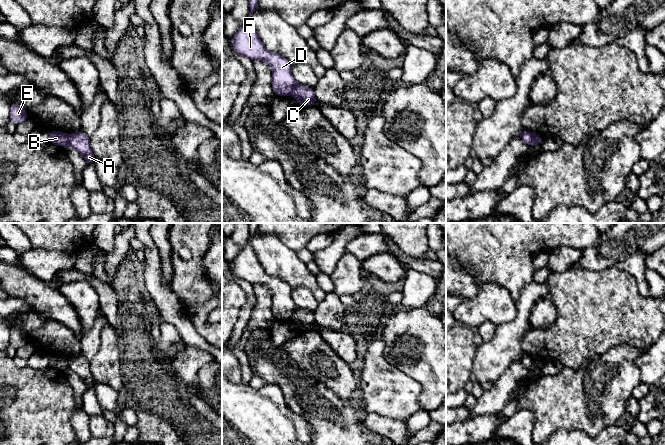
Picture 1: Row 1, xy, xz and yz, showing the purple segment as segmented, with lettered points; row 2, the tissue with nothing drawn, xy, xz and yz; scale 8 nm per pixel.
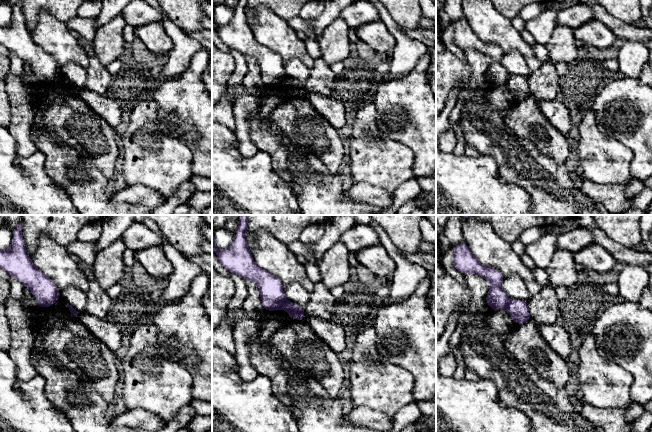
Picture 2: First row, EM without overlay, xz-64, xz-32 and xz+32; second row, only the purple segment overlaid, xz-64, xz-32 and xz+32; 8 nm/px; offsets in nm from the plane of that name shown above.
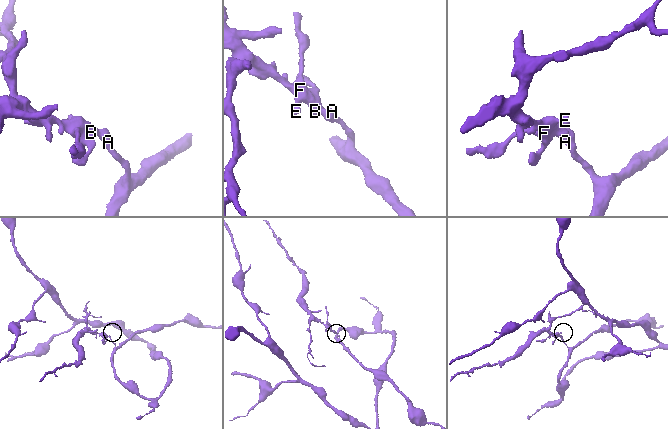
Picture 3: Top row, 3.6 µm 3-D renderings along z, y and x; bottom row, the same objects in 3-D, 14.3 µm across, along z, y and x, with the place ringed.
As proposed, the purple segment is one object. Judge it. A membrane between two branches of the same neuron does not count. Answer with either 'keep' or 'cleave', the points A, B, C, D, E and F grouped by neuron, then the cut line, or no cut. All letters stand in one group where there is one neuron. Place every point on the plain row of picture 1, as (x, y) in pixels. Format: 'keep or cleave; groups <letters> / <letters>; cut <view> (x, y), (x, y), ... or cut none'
cleave; groups A C / B D E F; cut xz (296, 307), (290, 318)

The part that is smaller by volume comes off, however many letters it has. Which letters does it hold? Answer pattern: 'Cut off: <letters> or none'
Cut off: B, D, E, F

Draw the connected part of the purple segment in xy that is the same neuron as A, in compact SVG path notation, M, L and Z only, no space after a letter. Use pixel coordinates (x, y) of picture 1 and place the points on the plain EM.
M81 354L68 359L68 369L75 372L88 388L94 388L95 381L90 370L90 361Z

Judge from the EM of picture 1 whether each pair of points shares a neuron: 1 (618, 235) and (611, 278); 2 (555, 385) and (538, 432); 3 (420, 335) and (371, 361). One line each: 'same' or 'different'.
1: different
2: same
3: different

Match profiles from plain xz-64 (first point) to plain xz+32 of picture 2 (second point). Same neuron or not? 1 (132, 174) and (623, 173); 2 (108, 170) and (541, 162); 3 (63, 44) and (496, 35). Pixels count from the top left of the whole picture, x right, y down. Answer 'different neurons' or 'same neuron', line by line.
1: same neuron
2: different neurons
3: same neuron

